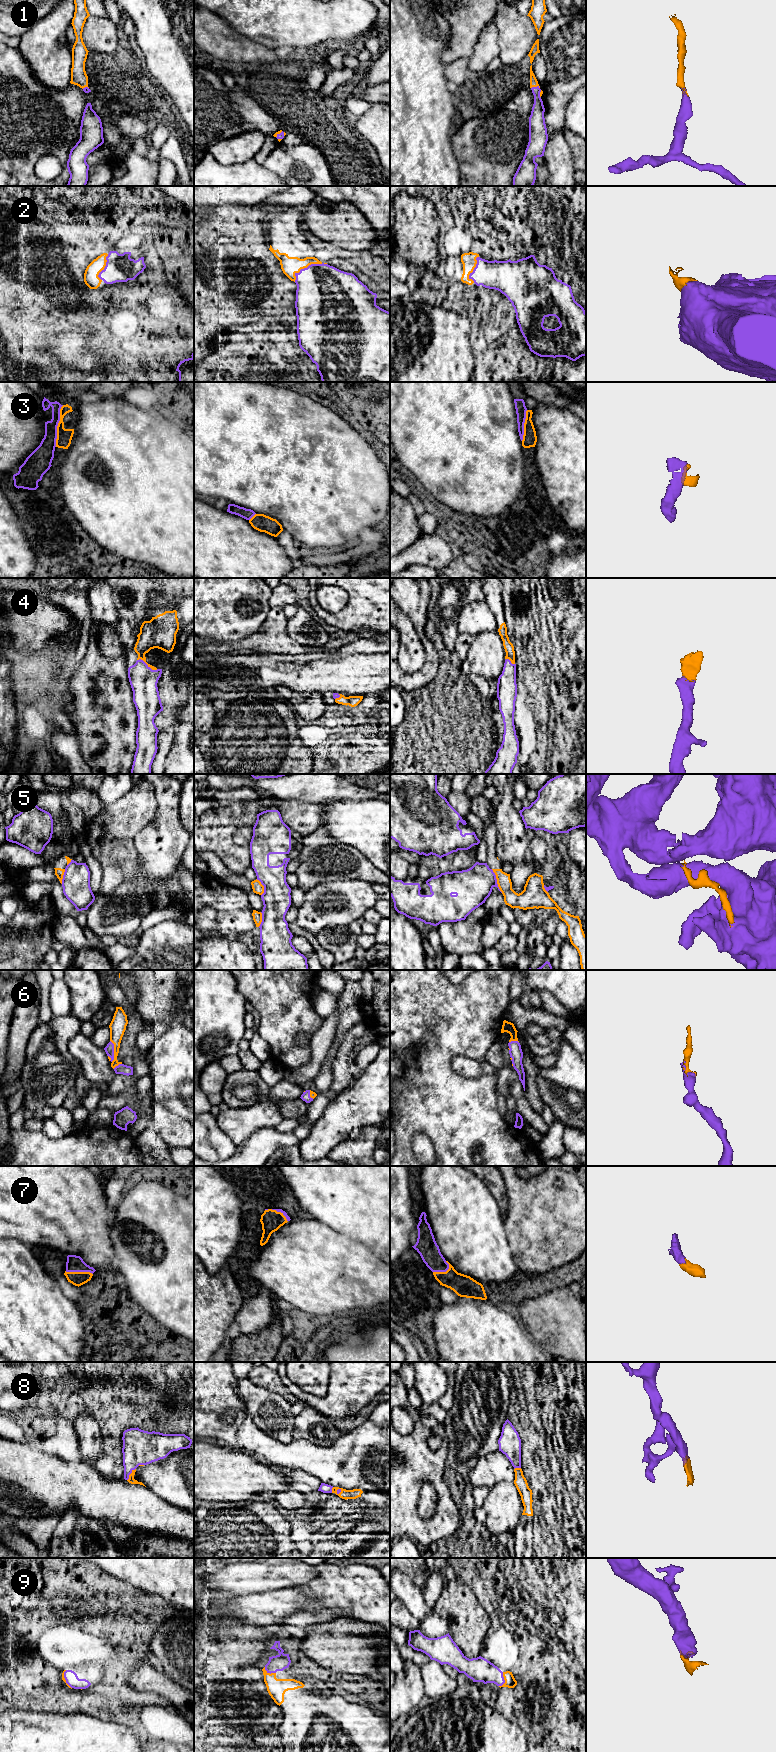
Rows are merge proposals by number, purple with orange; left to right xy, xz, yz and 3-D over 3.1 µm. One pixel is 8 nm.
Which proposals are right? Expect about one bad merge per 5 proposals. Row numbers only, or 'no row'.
1, 2, 4, 6, 7, 8, 9

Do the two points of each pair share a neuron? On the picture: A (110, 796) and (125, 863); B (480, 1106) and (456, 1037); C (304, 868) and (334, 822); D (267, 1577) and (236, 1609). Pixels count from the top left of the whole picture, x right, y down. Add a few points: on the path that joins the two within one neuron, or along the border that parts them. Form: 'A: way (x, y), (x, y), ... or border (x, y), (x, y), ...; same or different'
A: border (131, 789), (112, 802), (101, 802); different
B: way (463, 1089), (445, 1071), (445, 1054); same
C: border (323, 826), (328, 831); different
D: border (274, 1590), (230, 1597); different

